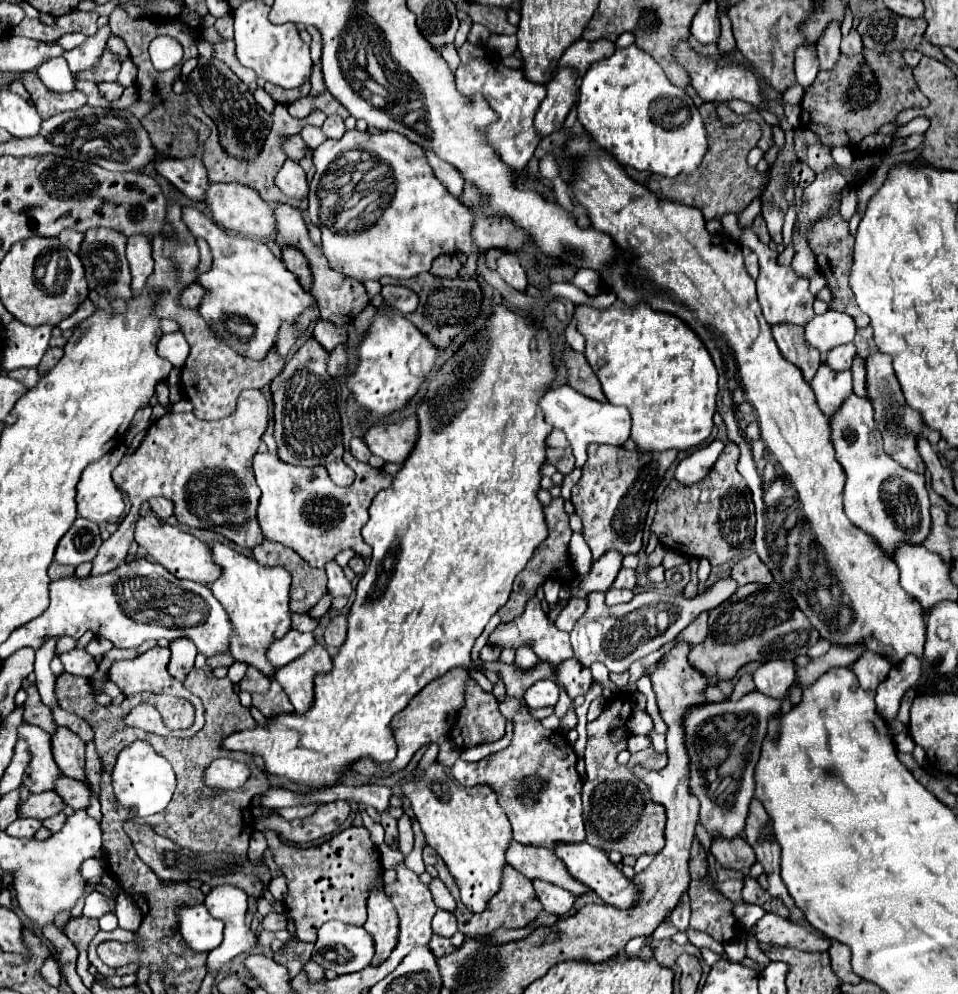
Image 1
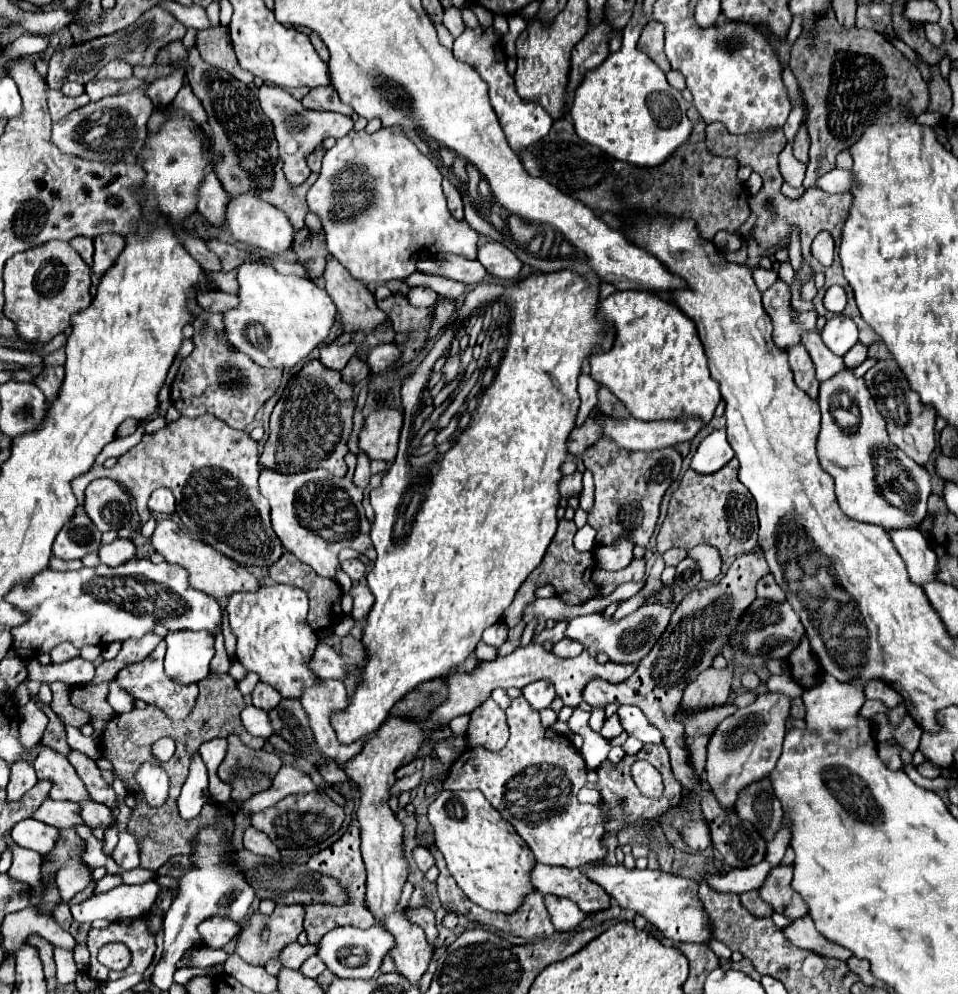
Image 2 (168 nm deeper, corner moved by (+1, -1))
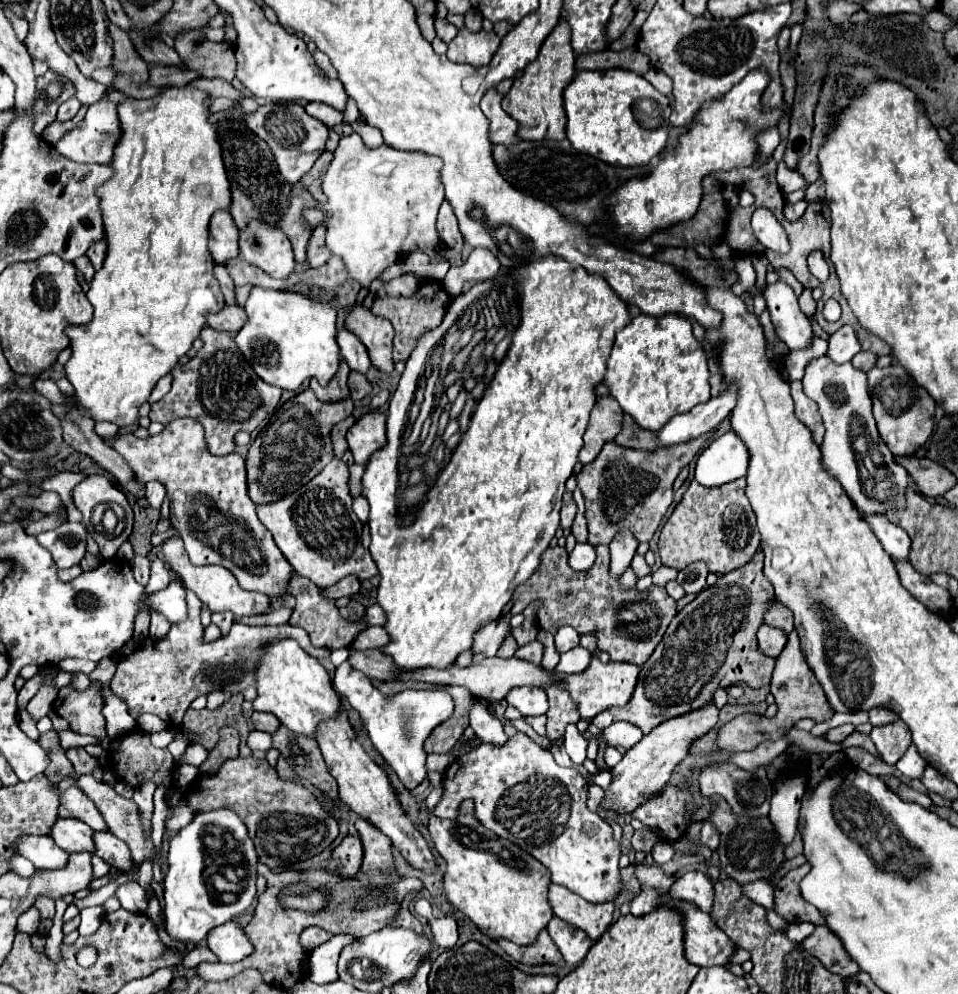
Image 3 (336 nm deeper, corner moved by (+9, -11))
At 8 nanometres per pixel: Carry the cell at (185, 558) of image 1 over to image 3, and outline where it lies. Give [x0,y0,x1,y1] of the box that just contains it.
[162,537,270,615]

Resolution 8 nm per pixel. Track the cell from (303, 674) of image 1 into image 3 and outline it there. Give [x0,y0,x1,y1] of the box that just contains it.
[318,711,436,873]

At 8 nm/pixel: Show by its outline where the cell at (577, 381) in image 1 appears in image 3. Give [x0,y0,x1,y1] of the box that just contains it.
[616,415,660,451]

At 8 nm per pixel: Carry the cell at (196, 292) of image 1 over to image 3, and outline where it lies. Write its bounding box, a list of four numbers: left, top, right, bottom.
[208,305,246,333]

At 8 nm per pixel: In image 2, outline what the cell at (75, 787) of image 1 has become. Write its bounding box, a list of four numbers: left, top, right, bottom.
[80,801,112,827]

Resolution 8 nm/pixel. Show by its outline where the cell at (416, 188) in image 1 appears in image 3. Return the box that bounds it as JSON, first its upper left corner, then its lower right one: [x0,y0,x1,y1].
[316,133,444,289]

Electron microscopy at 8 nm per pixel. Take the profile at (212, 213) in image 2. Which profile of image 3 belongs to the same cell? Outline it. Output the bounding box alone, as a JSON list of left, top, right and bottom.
[210,211,240,265]

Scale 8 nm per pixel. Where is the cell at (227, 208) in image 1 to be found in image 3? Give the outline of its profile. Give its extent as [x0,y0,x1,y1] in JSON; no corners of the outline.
[240,223,296,279]

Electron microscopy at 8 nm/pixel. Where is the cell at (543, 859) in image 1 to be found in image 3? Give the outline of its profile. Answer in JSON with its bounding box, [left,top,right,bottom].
[550,885,614,941]

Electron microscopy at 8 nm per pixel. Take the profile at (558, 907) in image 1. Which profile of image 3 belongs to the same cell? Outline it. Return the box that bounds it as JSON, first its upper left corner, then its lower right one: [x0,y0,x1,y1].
[548,917,592,969]

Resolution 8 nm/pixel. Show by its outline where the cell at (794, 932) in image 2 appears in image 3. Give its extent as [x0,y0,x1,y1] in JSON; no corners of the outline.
[802,927,860,977]

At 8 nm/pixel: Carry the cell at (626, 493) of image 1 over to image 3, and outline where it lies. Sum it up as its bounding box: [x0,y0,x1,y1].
[576,429,714,545]

